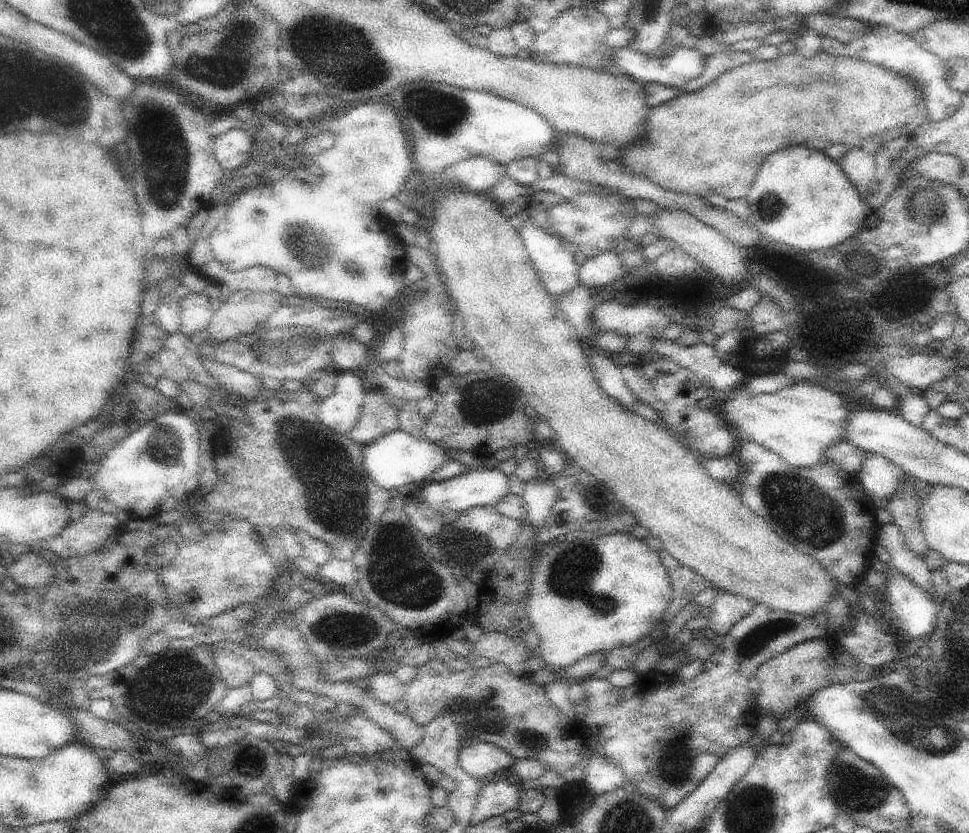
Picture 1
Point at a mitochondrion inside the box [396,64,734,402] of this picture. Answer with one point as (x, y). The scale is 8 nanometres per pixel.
(438, 112)

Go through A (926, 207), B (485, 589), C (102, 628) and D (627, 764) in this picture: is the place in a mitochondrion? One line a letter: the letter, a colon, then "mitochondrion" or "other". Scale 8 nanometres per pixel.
A: mitochondrion
B: other
C: mitochondrion
D: other

